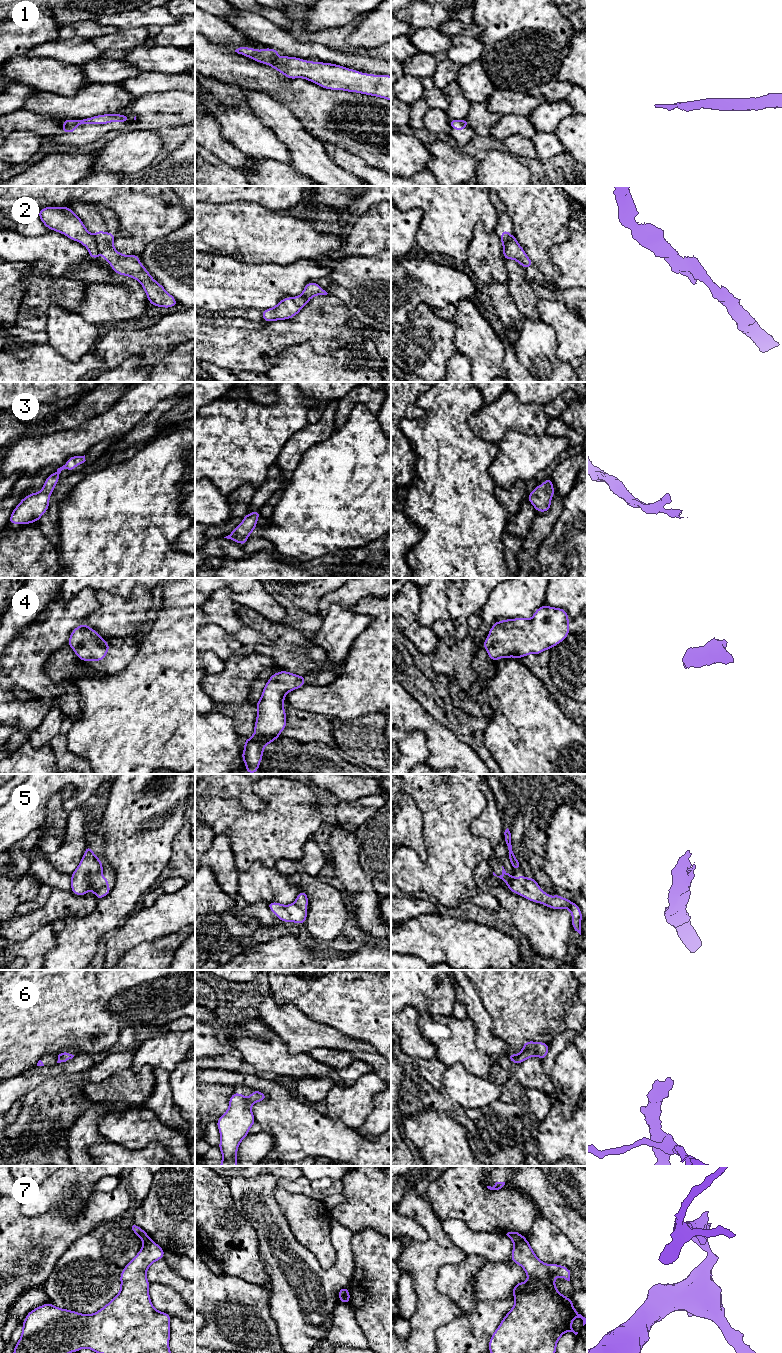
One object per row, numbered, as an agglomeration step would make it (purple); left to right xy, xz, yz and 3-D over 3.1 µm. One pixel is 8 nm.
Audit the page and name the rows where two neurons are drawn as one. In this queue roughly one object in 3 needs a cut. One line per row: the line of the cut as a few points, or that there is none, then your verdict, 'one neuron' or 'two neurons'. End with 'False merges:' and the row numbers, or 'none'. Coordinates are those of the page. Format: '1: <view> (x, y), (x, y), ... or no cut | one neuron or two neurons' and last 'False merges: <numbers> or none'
1: no cut | one neuron
2: xy (95, 239), (99, 252) | two neurons
3: no cut | one neuron
4: no cut | one neuron
5: no cut | one neuron
6: no cut | one neuron
7: xz (347, 1288), (340, 1299) | two neurons
False merges: 2, 7

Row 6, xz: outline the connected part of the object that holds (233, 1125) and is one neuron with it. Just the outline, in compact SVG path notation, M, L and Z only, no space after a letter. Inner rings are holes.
M254 1090L248 1098L238 1092L229 1098L228 1110L216 1121L220 1132L218 1148L222 1153L219 1166L237 1166L238 1147L256 1123L251 1106L266 1099L267 1096L259 1090Z

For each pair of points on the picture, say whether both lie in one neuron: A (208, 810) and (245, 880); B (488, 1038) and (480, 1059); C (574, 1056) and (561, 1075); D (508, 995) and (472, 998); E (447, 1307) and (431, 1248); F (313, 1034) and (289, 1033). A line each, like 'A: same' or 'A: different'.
A: different
B: different
C: same
D: different
E: same
F: same

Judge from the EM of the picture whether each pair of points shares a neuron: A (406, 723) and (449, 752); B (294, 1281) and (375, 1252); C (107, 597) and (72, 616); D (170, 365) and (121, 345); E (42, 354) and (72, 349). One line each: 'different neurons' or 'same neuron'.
A: same neuron
B: different neurons
C: different neurons
D: different neurons
E: different neurons

